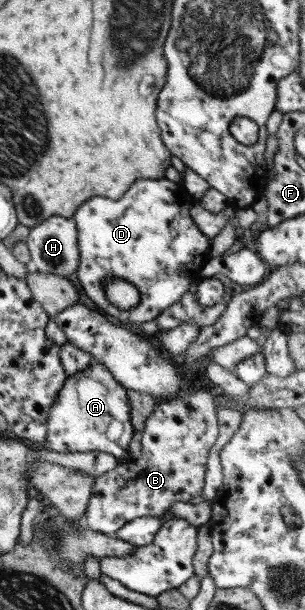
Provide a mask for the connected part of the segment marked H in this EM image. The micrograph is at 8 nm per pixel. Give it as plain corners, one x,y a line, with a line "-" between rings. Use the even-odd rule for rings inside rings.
46,218
29,229
24,243
33,270
62,277
76,272
79,255
75,223
71,218

